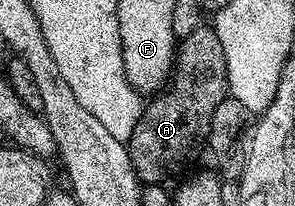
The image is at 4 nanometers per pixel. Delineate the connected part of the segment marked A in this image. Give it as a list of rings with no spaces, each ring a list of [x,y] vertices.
[[[201,23],[178,42],[169,84],[144,104],[137,127],[133,127],[133,135],[125,142],[140,182],[147,185],[166,182],[166,177],[173,176],[190,159],[194,149],[204,148],[213,111],[217,111],[217,103],[228,93],[221,39],[212,26],[210,29],[207,23]]]

